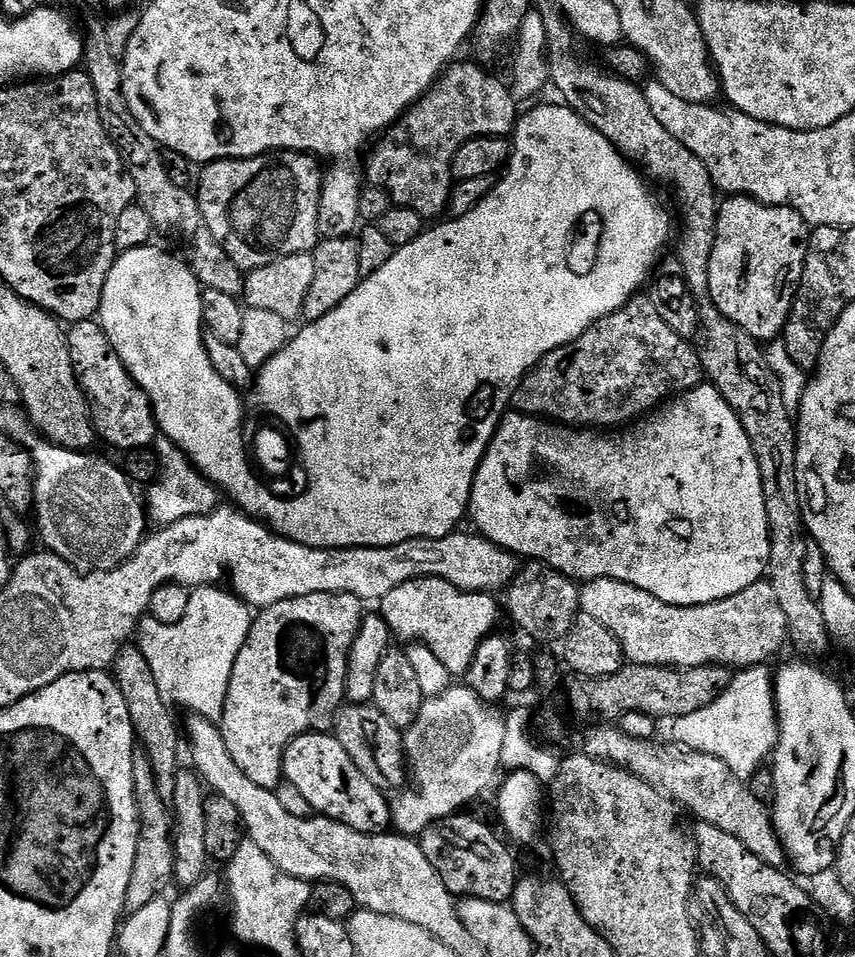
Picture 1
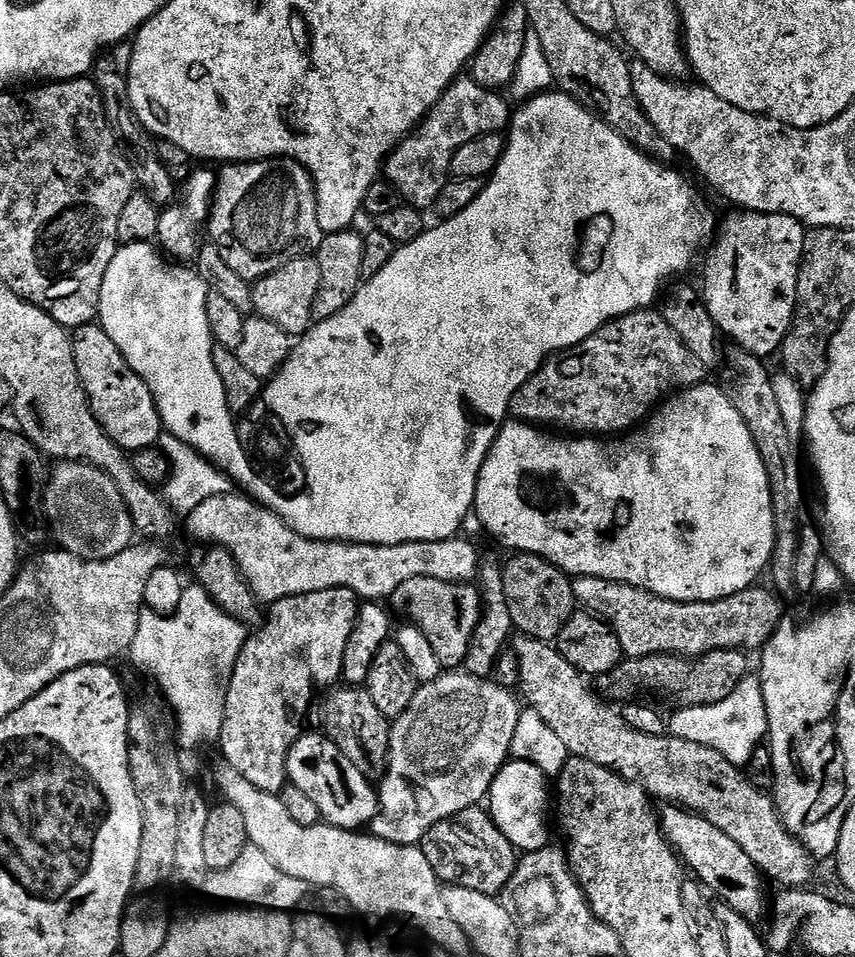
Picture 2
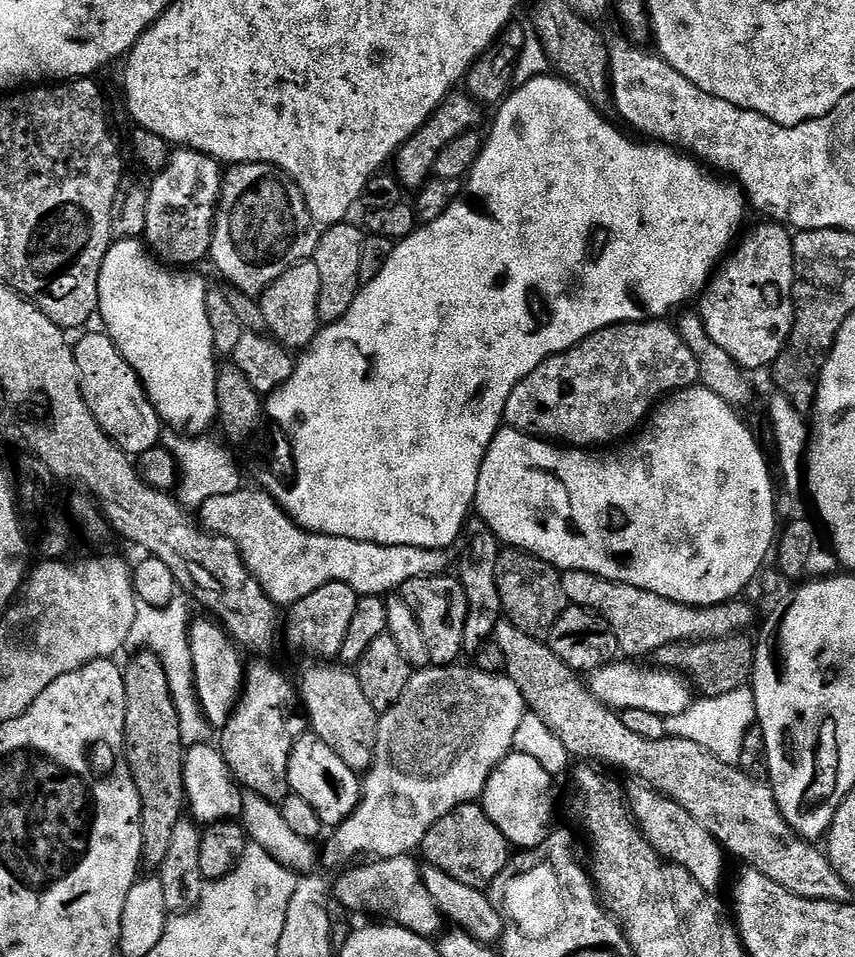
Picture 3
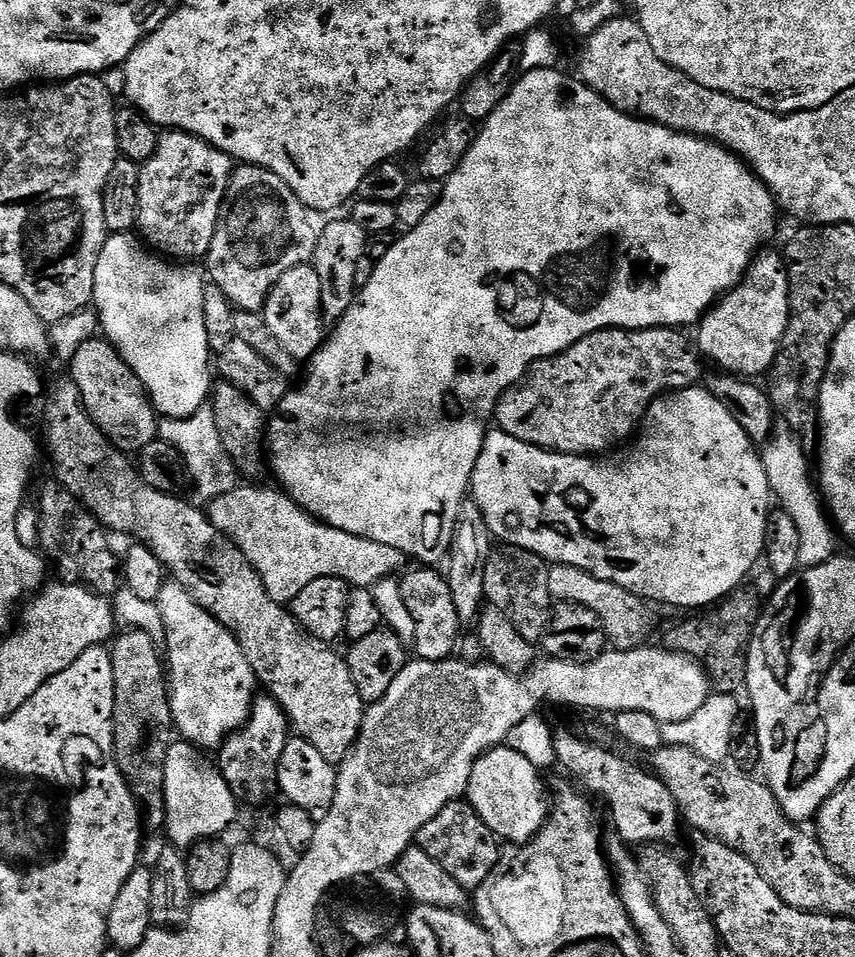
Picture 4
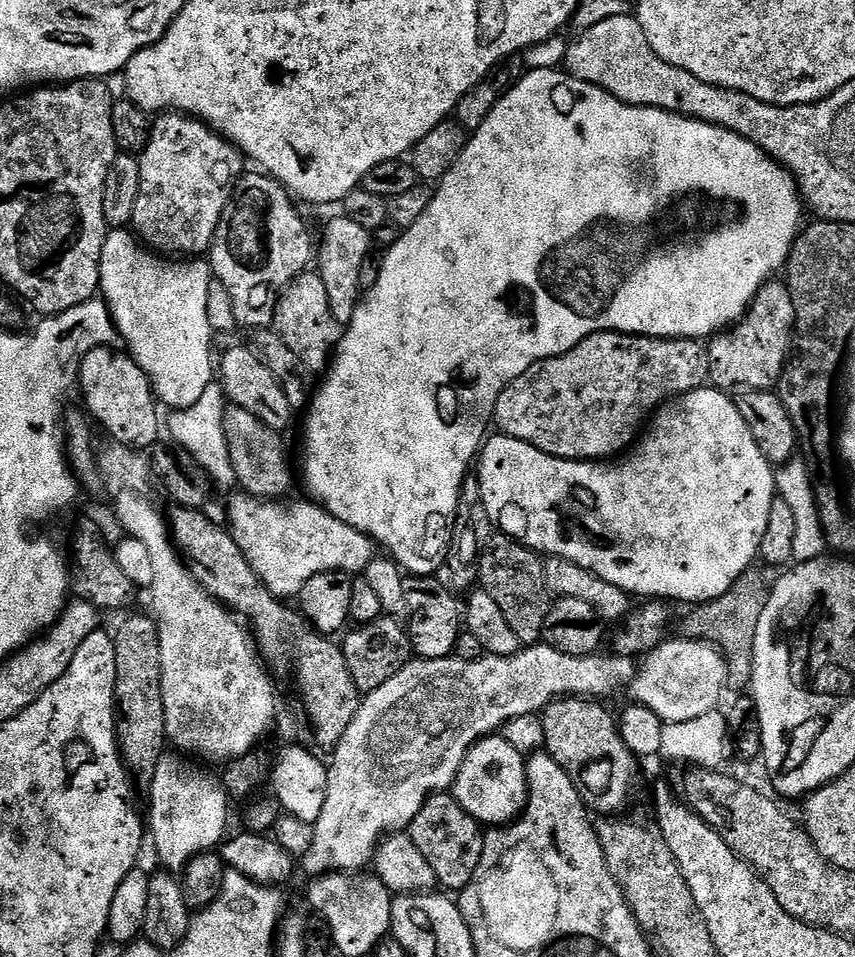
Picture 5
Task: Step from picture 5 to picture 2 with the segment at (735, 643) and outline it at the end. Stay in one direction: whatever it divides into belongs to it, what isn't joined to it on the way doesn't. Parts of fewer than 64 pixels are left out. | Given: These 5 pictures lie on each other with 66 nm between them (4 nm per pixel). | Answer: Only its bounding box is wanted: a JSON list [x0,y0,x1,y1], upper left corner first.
[610,648,749,708]

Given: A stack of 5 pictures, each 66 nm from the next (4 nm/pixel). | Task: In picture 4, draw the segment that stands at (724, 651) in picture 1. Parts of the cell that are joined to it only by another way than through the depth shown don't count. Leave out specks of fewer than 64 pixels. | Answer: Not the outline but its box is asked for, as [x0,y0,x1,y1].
[549,564,656,649]

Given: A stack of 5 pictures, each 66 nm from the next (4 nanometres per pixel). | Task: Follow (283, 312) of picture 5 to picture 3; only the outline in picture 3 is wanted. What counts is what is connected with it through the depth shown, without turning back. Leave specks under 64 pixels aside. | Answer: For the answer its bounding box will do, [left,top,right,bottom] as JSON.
[259,262,322,350]

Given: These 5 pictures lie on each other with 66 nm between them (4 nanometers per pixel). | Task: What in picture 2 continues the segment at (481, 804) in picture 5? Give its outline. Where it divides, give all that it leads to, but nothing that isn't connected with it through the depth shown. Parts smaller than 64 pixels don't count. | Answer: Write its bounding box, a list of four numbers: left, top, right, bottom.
[486,759,550,853]

